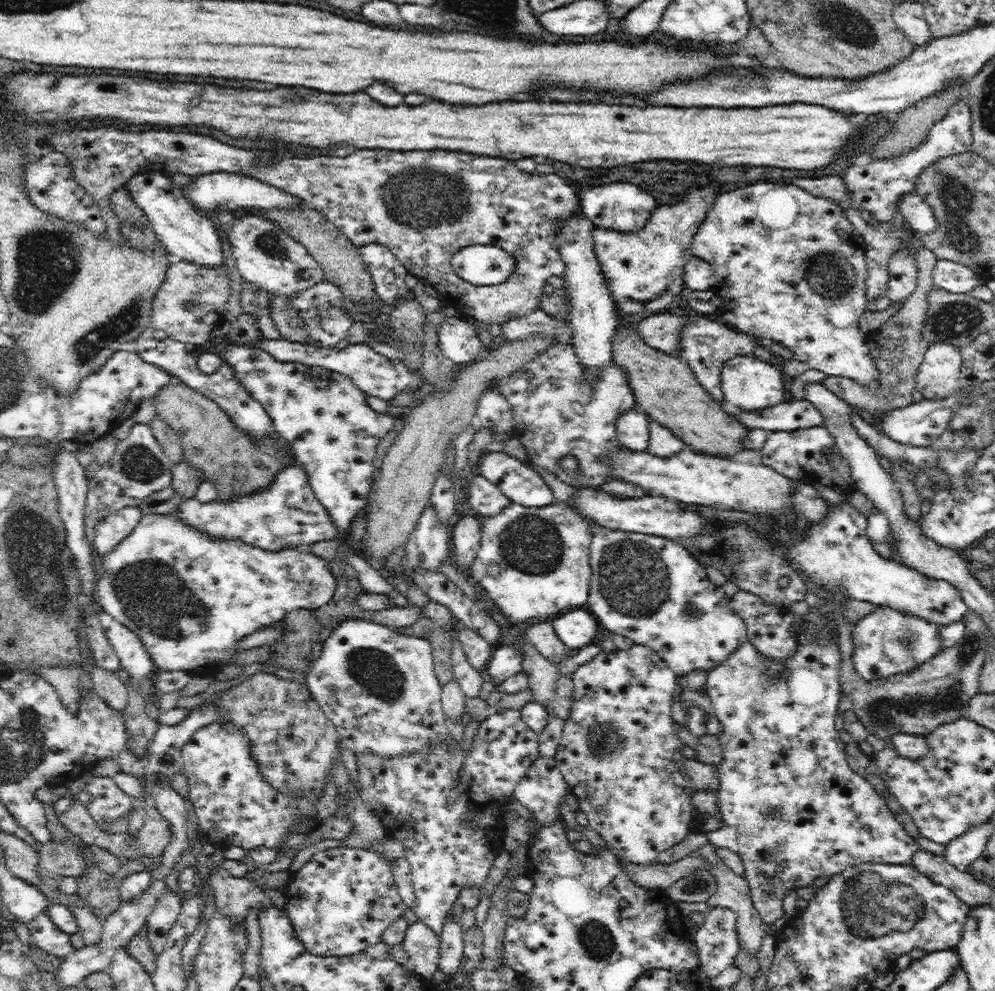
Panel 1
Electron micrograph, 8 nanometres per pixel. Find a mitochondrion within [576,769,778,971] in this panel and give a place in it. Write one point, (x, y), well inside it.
(697, 884)

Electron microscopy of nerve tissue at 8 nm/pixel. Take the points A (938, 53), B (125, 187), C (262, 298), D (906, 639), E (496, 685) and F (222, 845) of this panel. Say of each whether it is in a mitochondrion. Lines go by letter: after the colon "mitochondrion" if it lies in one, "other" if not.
A: other
B: other
C: other
D: mitochondrion
E: other
F: other

